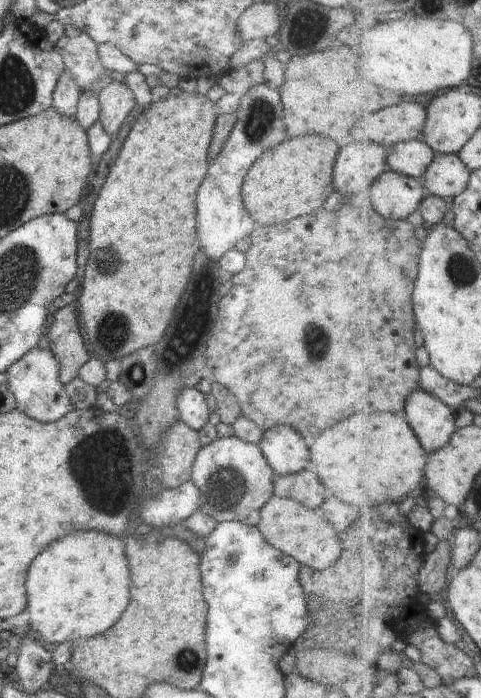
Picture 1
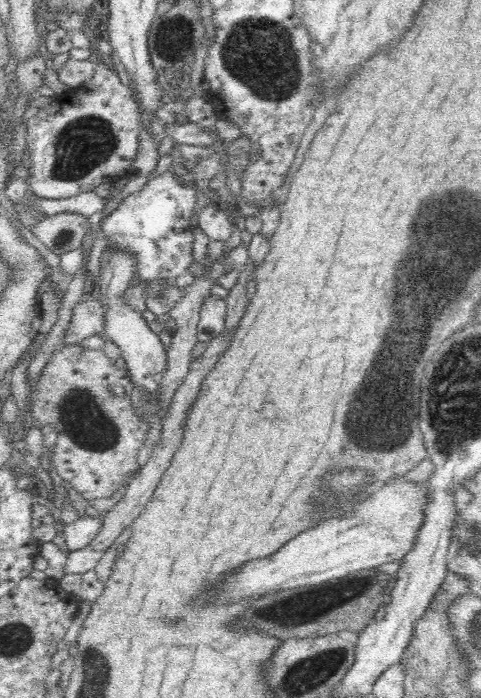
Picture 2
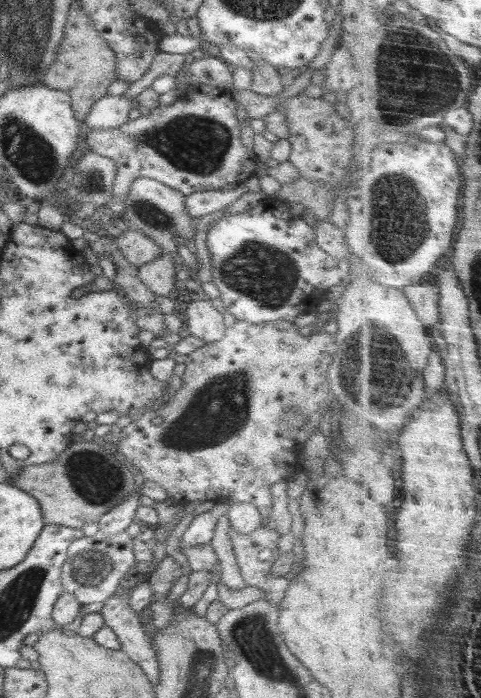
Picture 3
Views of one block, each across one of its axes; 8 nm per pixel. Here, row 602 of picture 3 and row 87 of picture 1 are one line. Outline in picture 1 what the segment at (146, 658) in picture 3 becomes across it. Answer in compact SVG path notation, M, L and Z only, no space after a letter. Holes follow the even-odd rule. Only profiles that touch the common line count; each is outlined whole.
M114 80L97 97L100 107L99 123L110 136L114 136L128 114L137 106L134 93L122 81Z

